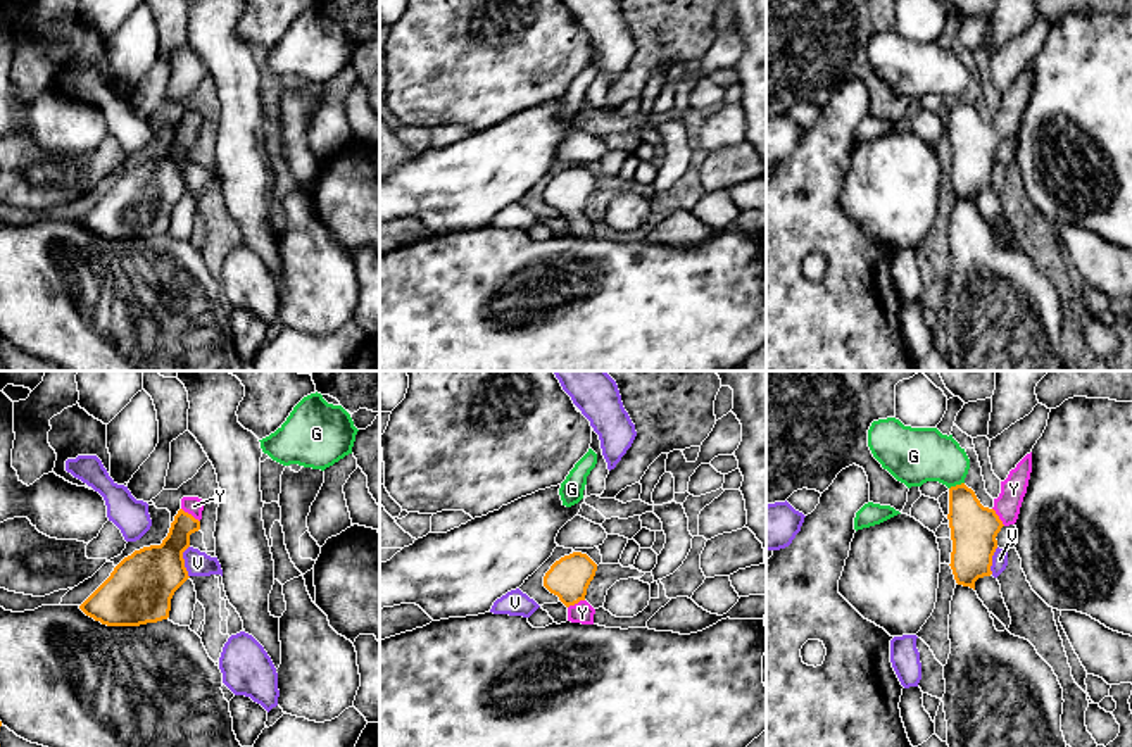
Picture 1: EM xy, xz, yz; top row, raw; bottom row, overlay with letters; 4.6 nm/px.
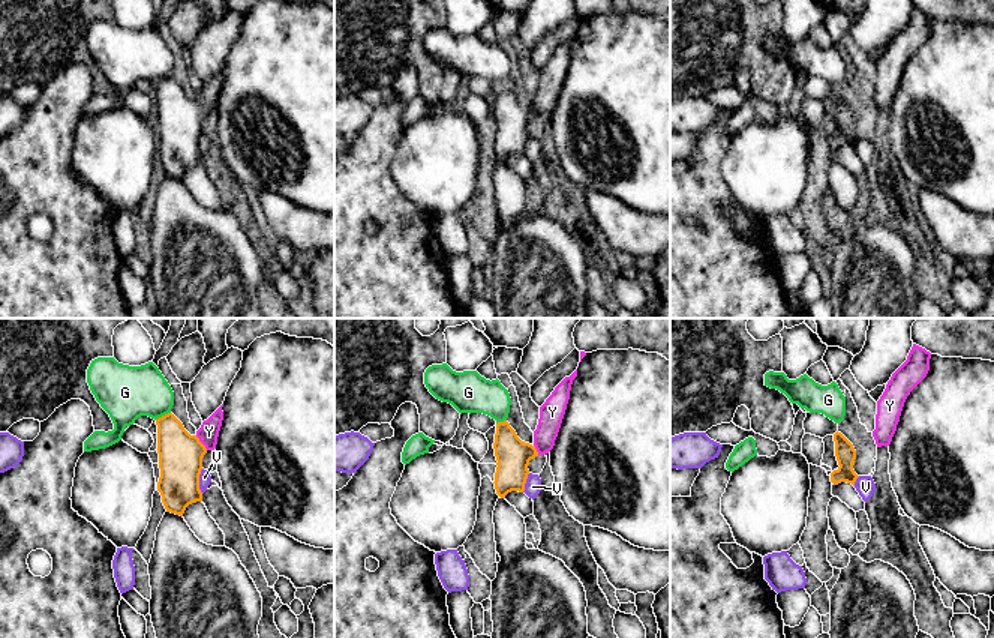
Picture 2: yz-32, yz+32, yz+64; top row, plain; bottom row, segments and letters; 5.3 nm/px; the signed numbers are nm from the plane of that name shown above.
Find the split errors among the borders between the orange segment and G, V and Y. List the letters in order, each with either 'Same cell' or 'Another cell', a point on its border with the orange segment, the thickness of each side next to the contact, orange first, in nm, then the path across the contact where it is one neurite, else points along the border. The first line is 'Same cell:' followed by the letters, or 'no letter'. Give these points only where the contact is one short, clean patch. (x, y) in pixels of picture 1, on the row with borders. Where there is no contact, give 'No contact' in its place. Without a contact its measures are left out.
Same cell: Y
G: Another cell. Touches orange at yz (956, 485). Thickness 220 nm (orange) against 280 nm. Boundary: yz (963, 482), (949, 489)
V: Another cell. Touches orange at xy (183, 561). Thickness 300 nm (orange) against 120 nm. Boundary: xy (188, 546), (183, 552), (183, 566), (188, 577)
Y: Same cell. Touches orange at xy (190, 514). Thickness 170 nm (orange) against 90 nm. Path across: xy (164, 561), (190, 514), (194, 506)

